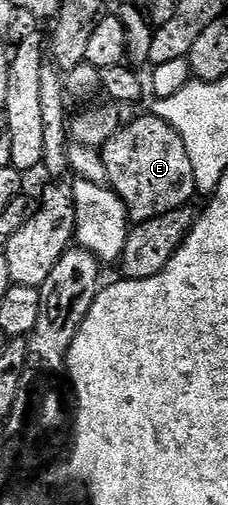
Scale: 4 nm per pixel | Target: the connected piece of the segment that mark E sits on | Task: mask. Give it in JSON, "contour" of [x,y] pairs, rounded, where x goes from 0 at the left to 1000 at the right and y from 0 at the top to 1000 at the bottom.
{"contour":[[[636,224],[618,236],[579,236],[500,261],[447,289],[474,362],[509,388],[544,400],[561,416],[561,432],[583,444],[636,442],[732,418],[811,408],[838,386],[864,384],[851,358],[851,335],[833,327],[833,303],[816,303],[816,287],[789,265],[689,228]]]}

